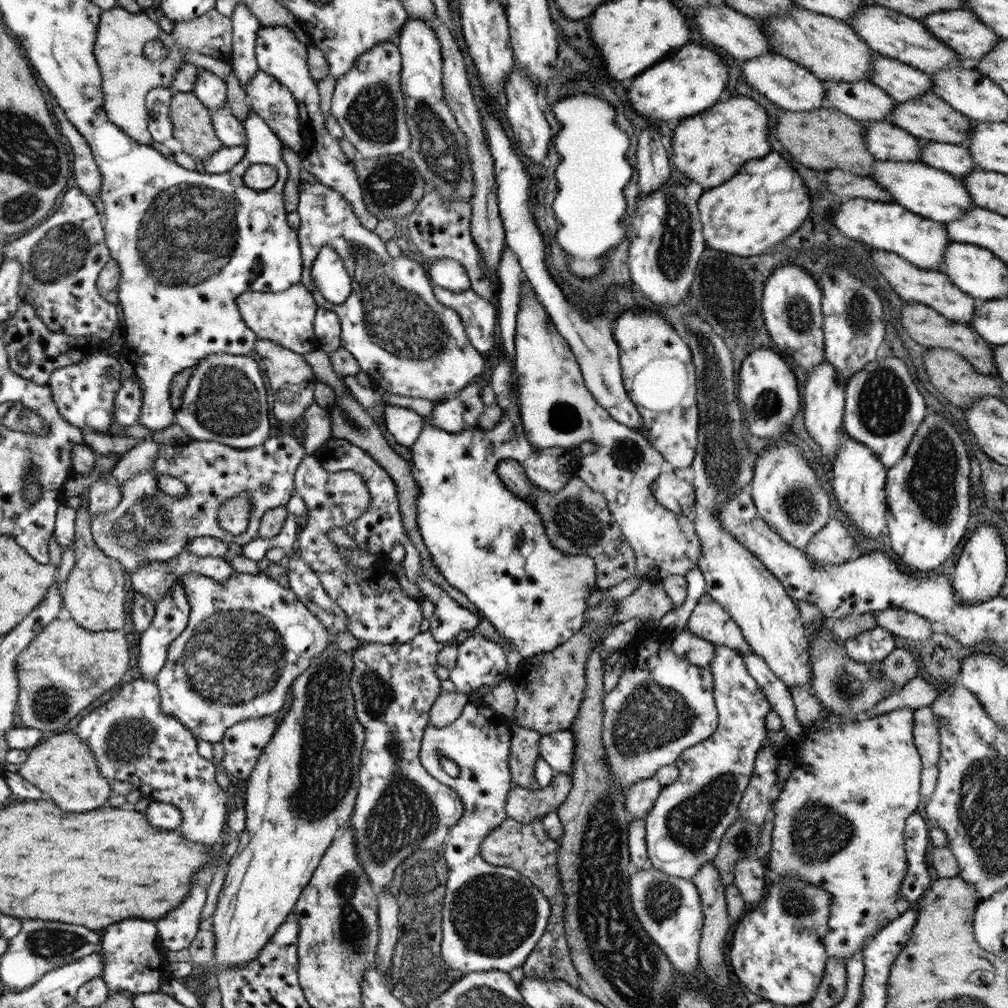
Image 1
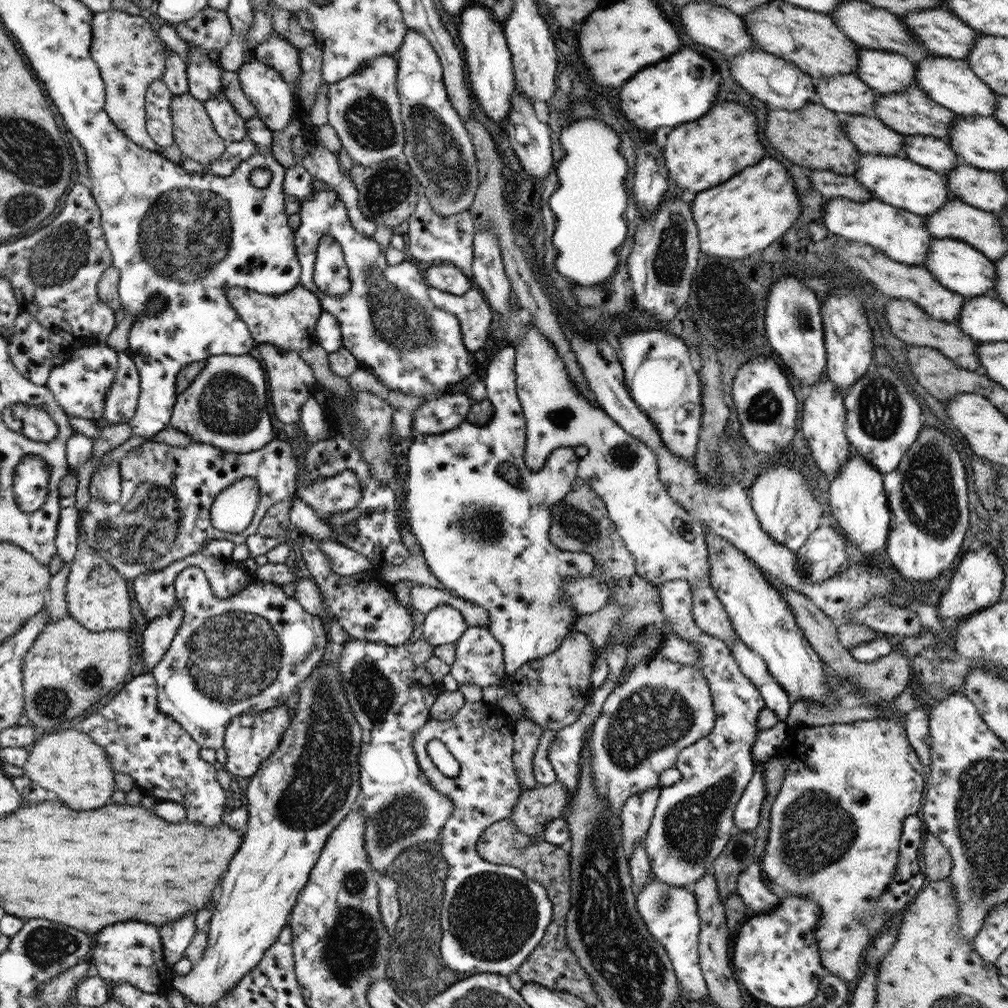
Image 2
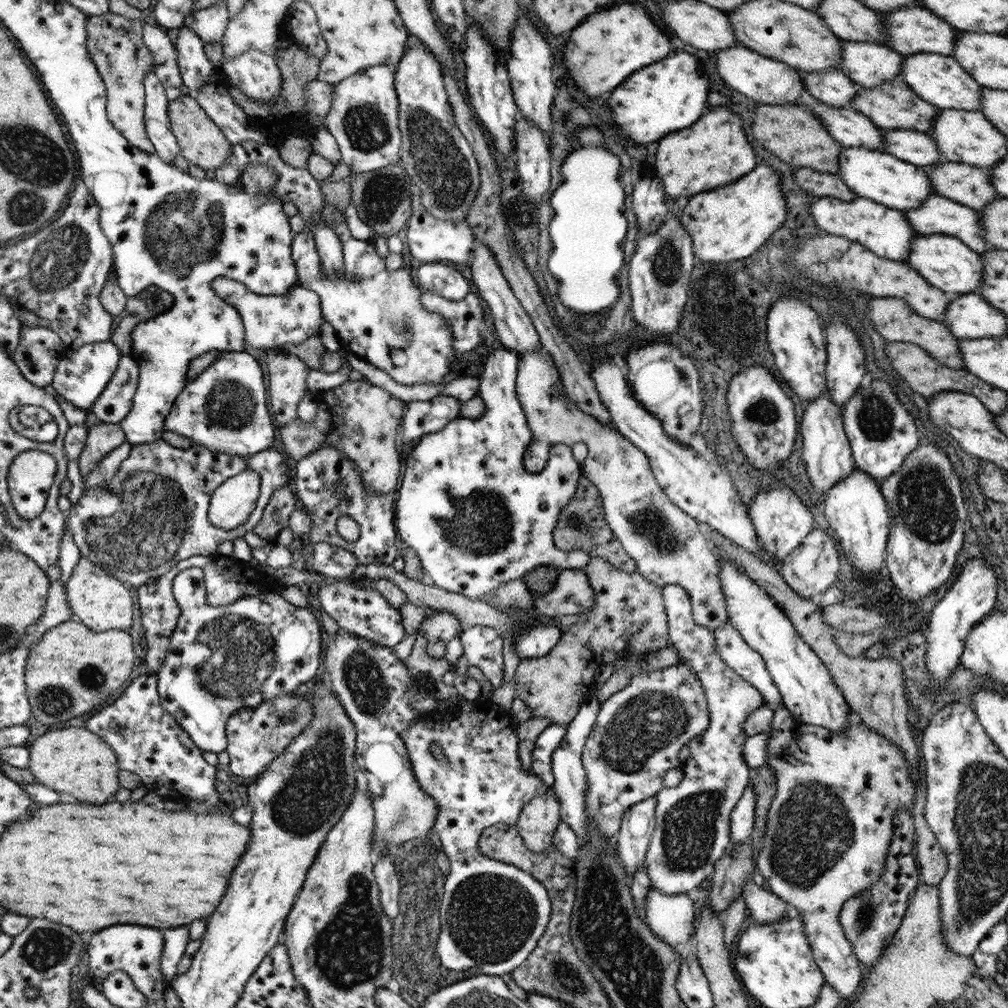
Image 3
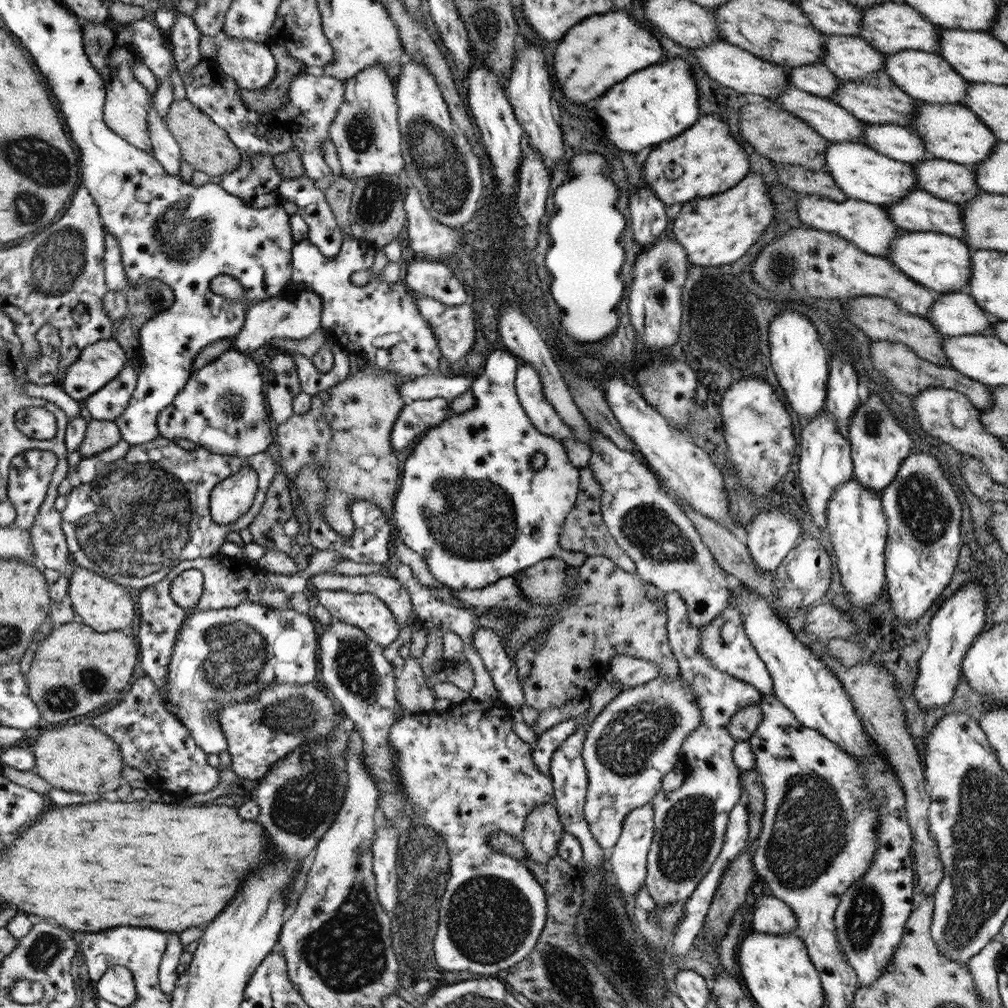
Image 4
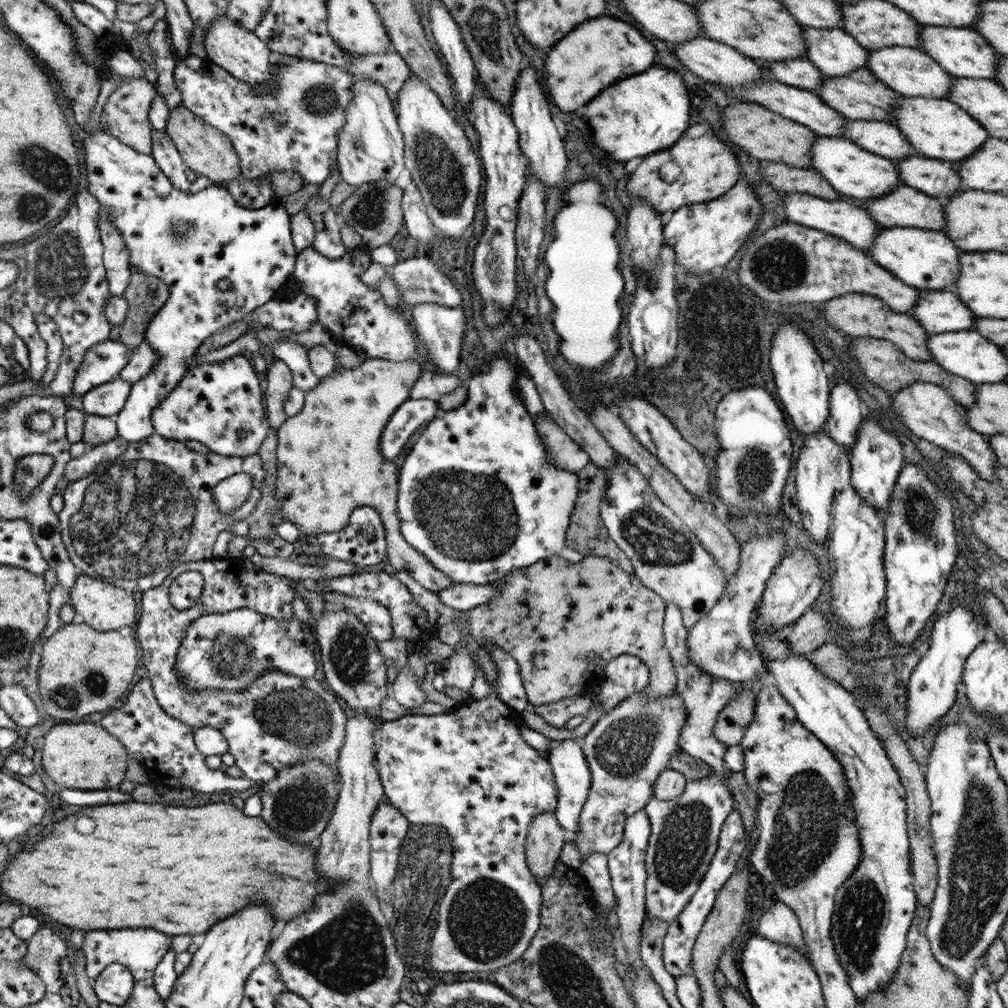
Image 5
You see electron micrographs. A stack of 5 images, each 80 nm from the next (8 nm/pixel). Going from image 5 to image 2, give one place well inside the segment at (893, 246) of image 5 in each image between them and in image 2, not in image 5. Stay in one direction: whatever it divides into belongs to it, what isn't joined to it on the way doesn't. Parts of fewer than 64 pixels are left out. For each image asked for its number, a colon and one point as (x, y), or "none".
2: (959, 267)
3: (945, 262)
4: (940, 262)

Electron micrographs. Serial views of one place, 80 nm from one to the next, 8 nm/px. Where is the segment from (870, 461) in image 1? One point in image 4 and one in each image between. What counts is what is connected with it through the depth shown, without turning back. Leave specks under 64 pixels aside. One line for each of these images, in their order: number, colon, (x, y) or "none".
2: (858, 502)
3: (855, 508)
4: (857, 526)

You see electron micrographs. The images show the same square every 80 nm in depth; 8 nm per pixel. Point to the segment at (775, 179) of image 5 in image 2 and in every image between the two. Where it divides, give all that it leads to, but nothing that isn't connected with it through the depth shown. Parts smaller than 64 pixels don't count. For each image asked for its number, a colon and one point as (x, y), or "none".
2: (832, 185)
3: (818, 184)
4: (800, 179)

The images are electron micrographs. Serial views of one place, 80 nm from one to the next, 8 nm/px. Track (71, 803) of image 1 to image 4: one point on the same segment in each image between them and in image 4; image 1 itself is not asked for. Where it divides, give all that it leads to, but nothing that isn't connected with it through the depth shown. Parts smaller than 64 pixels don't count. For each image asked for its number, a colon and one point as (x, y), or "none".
2: (73, 767)
3: (75, 762)
4: (79, 758)

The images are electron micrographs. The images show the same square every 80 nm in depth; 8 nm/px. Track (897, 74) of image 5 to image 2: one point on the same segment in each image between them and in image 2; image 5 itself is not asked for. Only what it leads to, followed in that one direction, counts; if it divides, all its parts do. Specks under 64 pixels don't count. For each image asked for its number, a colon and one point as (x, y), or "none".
2: (950, 82)
3: (940, 80)
4: (925, 76)

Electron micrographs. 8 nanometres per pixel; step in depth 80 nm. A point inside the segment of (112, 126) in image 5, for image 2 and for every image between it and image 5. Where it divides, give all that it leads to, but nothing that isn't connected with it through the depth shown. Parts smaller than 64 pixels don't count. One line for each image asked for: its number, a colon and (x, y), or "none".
2: (129, 57)
3: (115, 43)
4: (110, 45)

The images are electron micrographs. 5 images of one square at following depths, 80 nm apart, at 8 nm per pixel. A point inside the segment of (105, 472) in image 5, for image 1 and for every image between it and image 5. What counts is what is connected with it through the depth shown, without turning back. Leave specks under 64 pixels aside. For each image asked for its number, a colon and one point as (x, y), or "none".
1: (148, 526)
2: (163, 515)
3: (157, 514)
4: (149, 512)

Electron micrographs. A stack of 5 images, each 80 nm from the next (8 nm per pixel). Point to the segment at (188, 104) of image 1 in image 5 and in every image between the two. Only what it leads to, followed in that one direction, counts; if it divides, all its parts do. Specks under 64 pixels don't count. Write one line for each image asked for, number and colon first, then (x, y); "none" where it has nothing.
2: (193, 130)
3: (202, 142)
4: (208, 147)
5: (205, 149)

